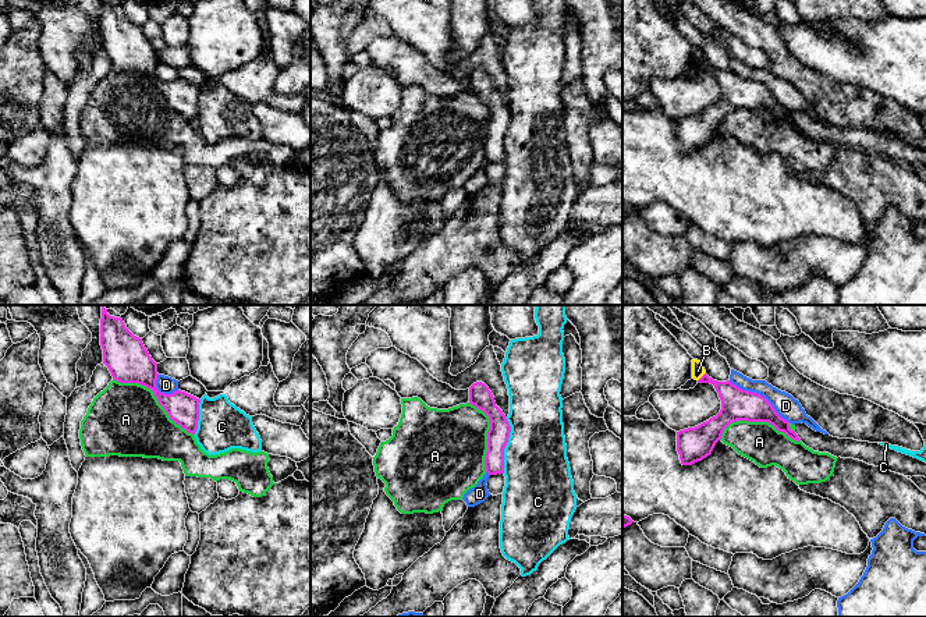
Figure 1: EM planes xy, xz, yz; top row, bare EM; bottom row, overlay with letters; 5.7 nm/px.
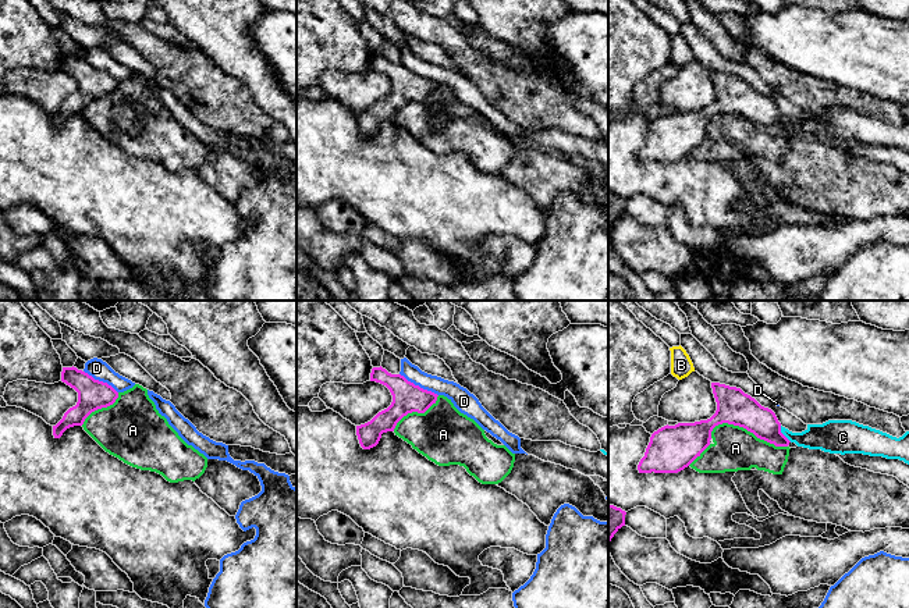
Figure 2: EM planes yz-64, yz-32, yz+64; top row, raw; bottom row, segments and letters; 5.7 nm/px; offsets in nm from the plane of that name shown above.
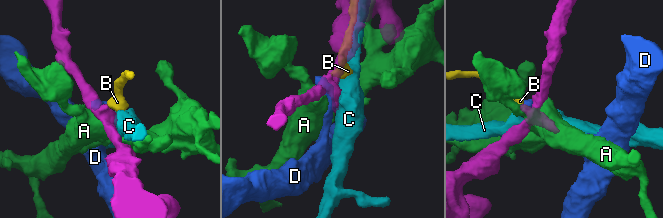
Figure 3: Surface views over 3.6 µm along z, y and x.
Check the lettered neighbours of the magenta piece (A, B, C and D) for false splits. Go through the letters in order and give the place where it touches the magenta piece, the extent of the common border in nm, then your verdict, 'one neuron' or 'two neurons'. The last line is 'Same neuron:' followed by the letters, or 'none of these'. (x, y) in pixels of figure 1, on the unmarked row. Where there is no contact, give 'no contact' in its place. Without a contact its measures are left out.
A: meets magenta in xy at (155, 84); contact 600 nm long; two neurons
B: meets magenta in yz at (702, 64); contact 70 nm long; two neurons
C: meets magenta in xz at (506, 133); contact 320 nm long; two neurons
D: meets magenta in yz at (759, 82); contact 440 nm long; two neurons
Same neuron: none of these

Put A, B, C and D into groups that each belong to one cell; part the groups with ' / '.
A / B / C / D

